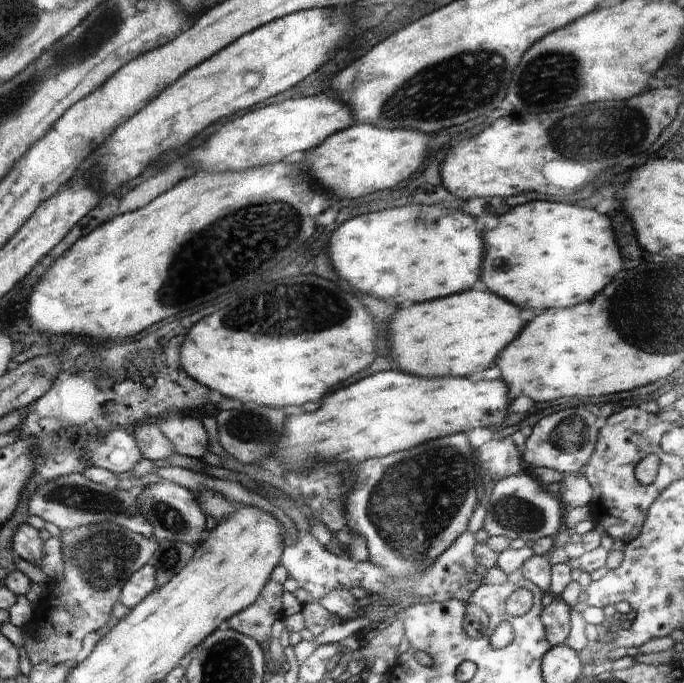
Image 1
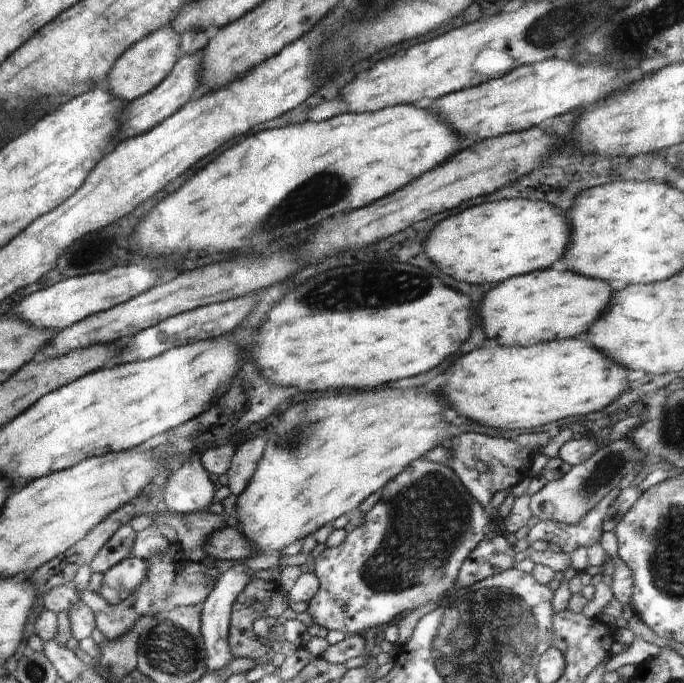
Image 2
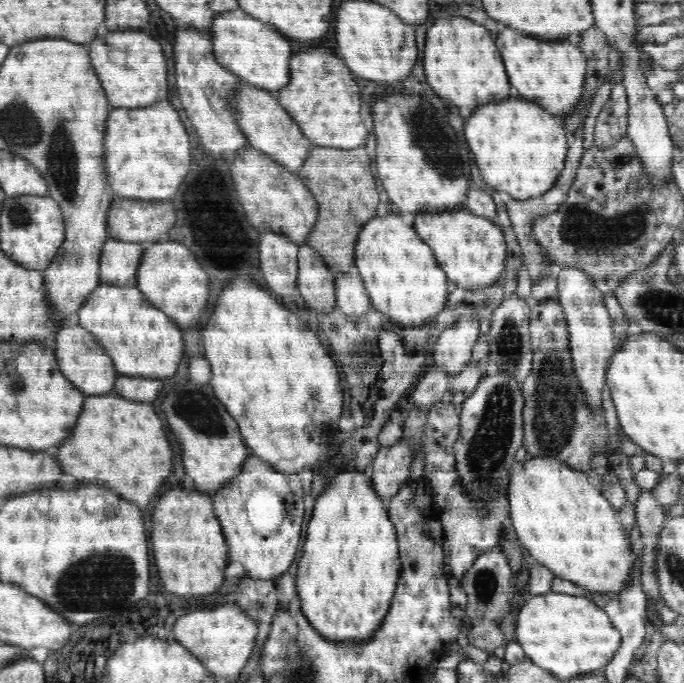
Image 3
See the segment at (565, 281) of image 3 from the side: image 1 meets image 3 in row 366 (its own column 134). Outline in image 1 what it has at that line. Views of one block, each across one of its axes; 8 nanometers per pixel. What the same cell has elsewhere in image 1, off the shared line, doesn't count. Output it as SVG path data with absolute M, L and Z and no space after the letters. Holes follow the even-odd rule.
M150 563L139 568L121 588L119 601L132 610L153 590L157 589L155 574L156 569Z

